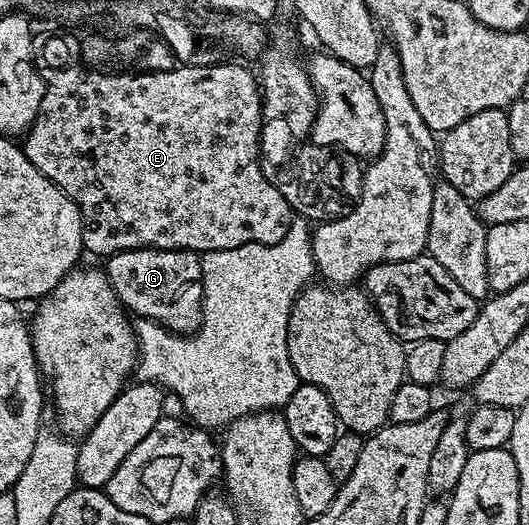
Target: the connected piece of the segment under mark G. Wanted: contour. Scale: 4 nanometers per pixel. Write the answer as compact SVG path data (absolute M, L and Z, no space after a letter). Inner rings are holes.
M124 250L108 255L107 262L109 282L130 315L138 319L150 318L179 334L191 334L201 327L203 280L201 259L194 251Z

